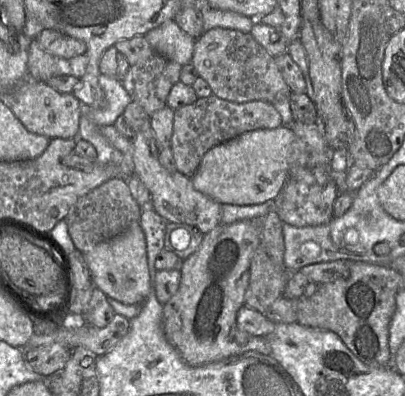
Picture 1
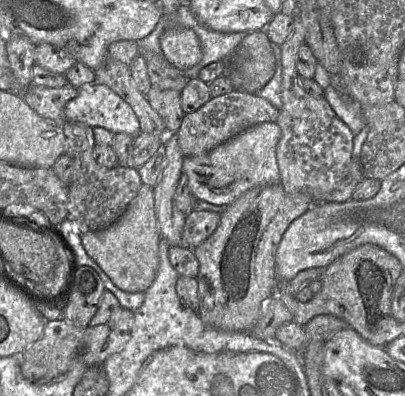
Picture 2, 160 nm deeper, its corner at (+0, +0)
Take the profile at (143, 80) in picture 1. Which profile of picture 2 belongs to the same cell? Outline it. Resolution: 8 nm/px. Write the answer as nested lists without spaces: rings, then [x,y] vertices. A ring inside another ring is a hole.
[[[152,86],[145,96],[163,119],[166,132],[176,134],[185,115],[181,106],[181,92]]]

